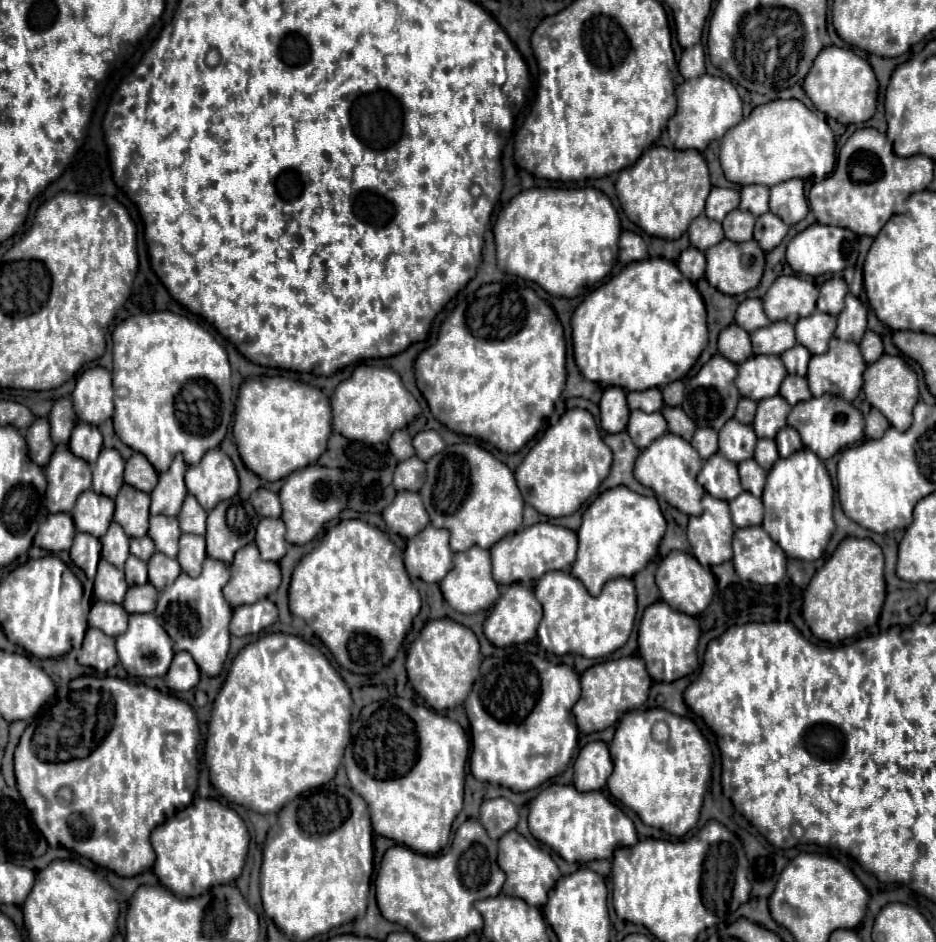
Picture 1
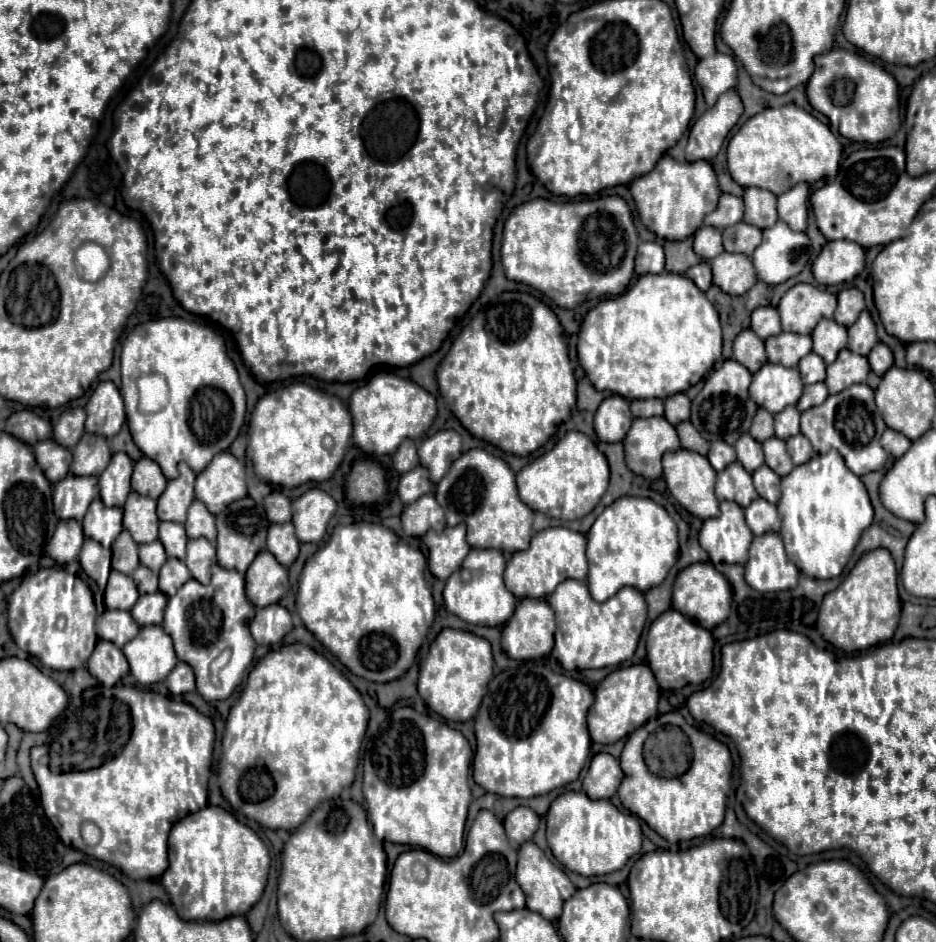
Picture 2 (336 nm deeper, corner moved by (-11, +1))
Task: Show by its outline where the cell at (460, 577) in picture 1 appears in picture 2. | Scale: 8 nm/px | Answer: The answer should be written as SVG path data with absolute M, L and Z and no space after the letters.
M473 548L463 562L463 570L467 572L465 576L461 576L461 572L455 572L449 576L445 584L443 598L447 610L469 624L503 626L511 618L517 604L517 598L509 594L509 590L503 584L503 570L505 570L503 552Z

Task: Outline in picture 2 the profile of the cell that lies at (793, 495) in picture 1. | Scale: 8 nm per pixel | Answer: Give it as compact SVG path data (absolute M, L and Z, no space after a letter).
M837 450L817 454L809 462L795 466L791 474L781 478L781 500L777 504L781 516L781 538L785 552L801 572L811 578L835 578L843 572L863 530L873 522L873 506L859 476L843 462Z

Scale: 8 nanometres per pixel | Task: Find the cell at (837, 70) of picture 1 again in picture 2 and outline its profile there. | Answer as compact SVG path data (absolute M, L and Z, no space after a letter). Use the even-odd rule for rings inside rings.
M833 48L831 52L821 54L821 58L817 58L815 72L807 82L807 98L815 110L819 110L829 118L832 129L855 142L883 142L891 138L901 126L899 86L895 78L879 64L873 64L863 56L847 52L843 48ZM839 78L849 78L855 80L857 84L853 100L847 106L837 106L829 96L829 86Z

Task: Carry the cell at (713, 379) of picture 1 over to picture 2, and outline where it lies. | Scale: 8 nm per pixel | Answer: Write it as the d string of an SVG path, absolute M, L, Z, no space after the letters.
M733 358L725 360L719 370L707 376L703 390L695 396L691 406L691 422L705 440L725 440L727 444L735 444L735 440L749 430L751 418L757 412L757 404L749 398L747 392L749 384L751 372Z

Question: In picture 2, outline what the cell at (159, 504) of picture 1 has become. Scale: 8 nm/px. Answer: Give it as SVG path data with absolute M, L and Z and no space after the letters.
M181 462L179 466L179 478L169 480L169 486L157 500L157 516L159 520L173 520L173 522L185 522L187 508L193 502L193 484L195 484L195 472Z

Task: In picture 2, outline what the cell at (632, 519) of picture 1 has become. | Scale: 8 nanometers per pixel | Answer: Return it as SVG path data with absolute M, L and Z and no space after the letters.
M625 496L607 506L587 533L587 584L593 600L605 602L619 588L633 586L641 592L661 584L677 562L677 524L663 506L651 498Z

